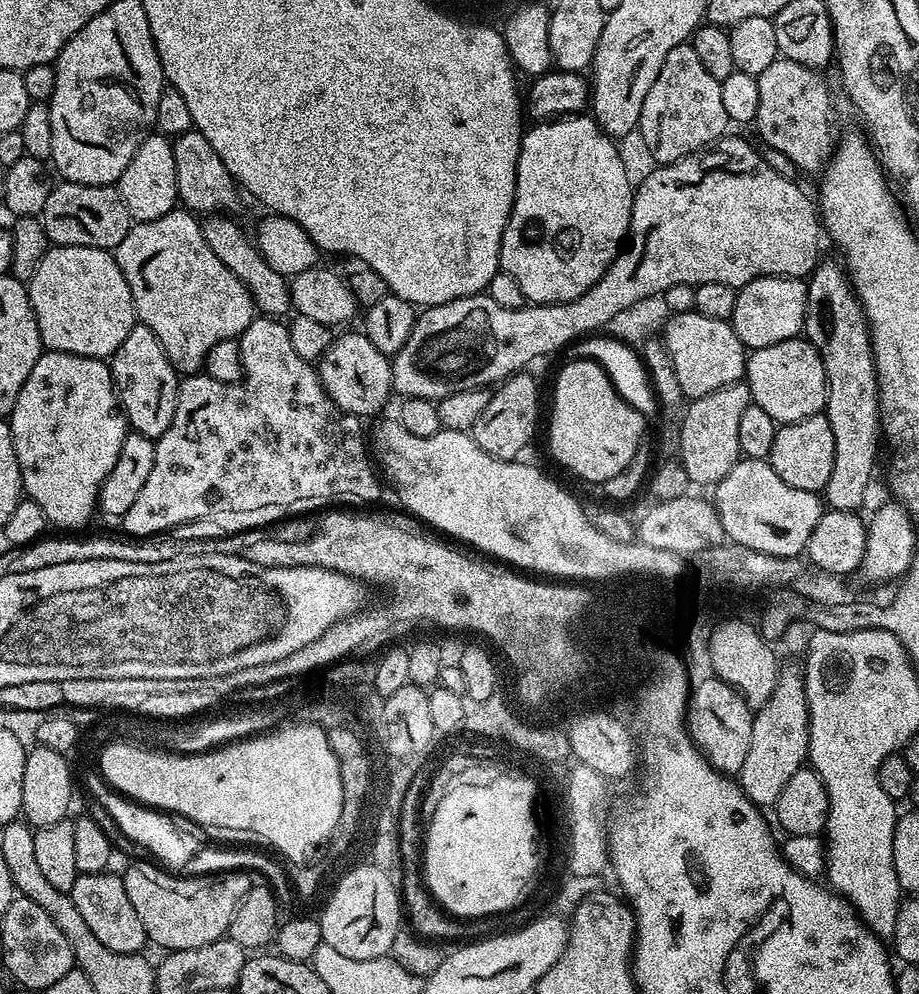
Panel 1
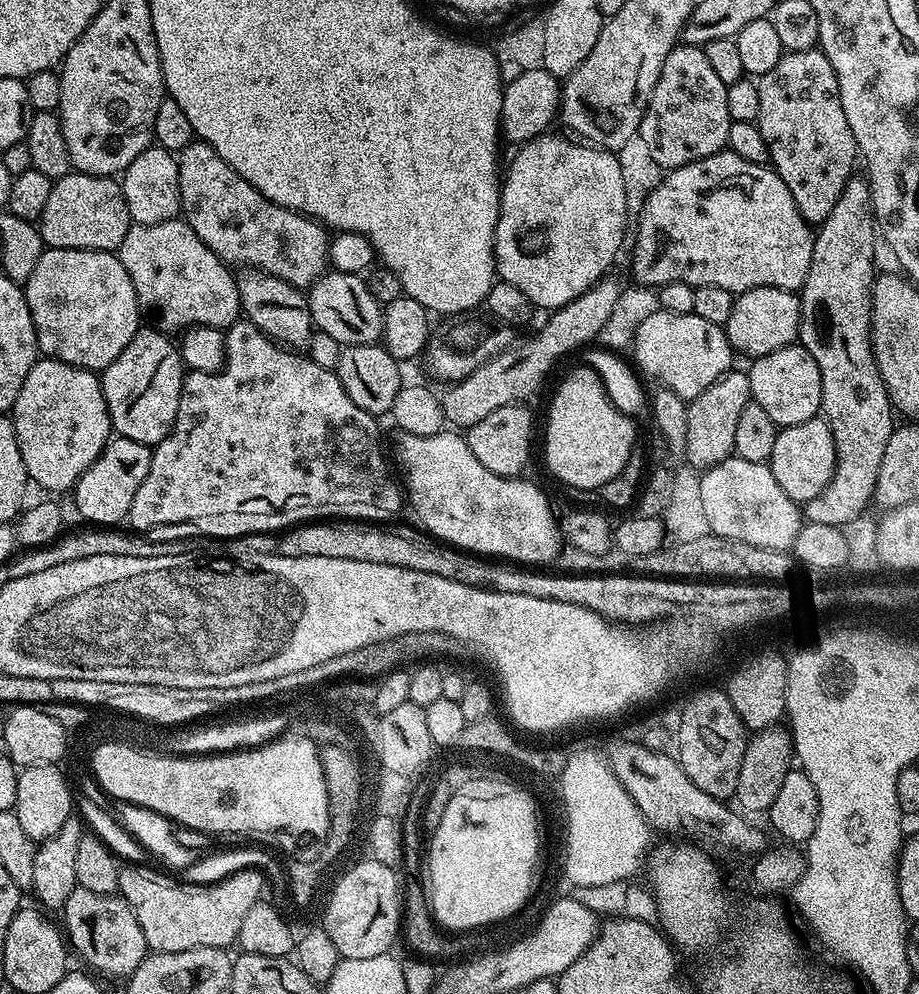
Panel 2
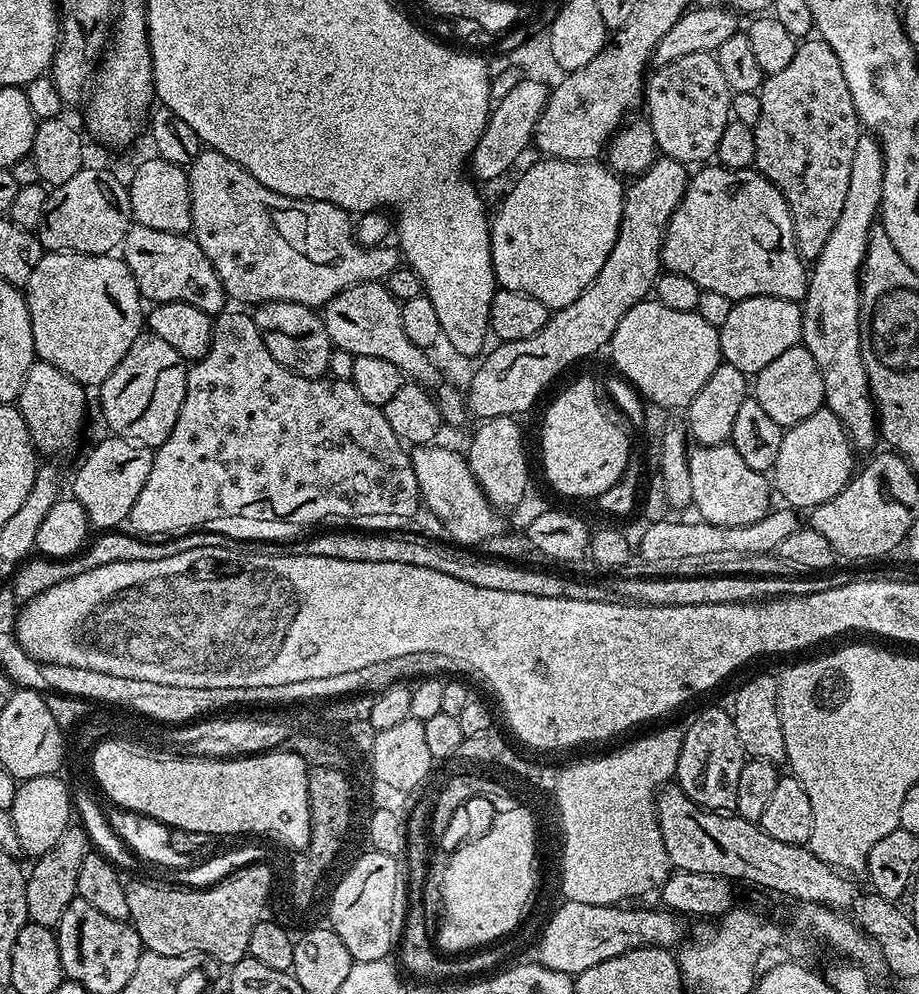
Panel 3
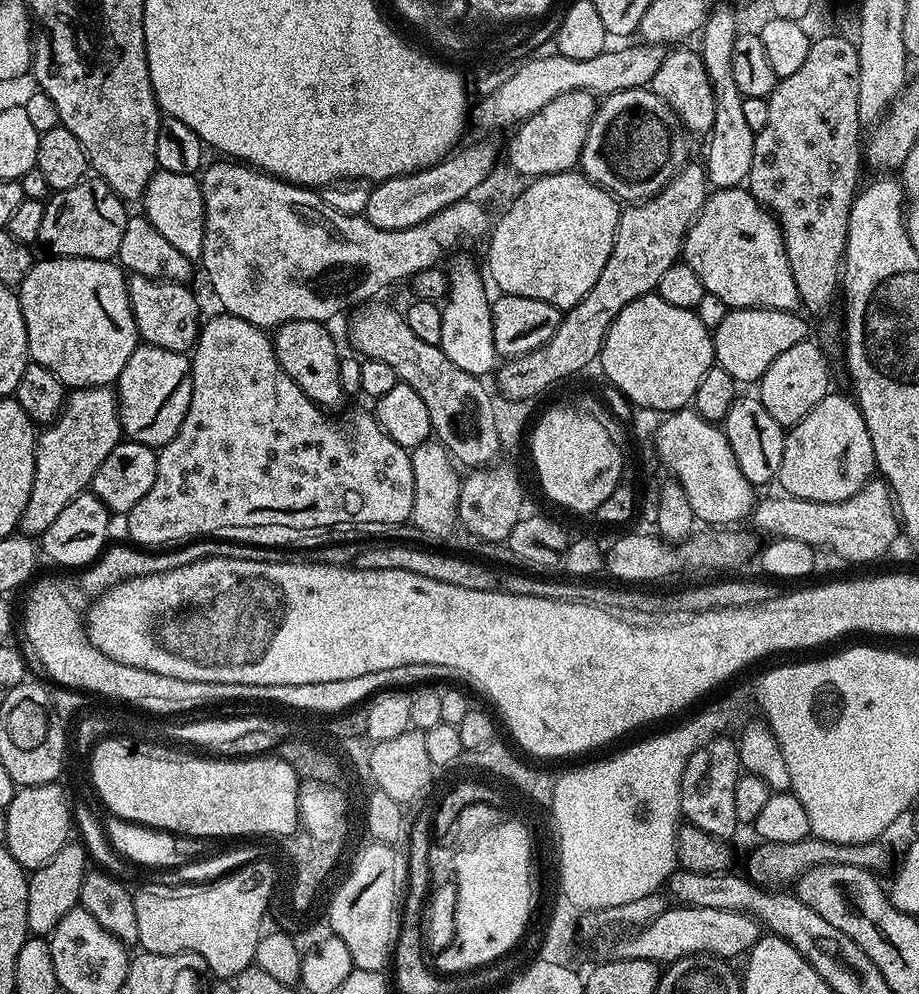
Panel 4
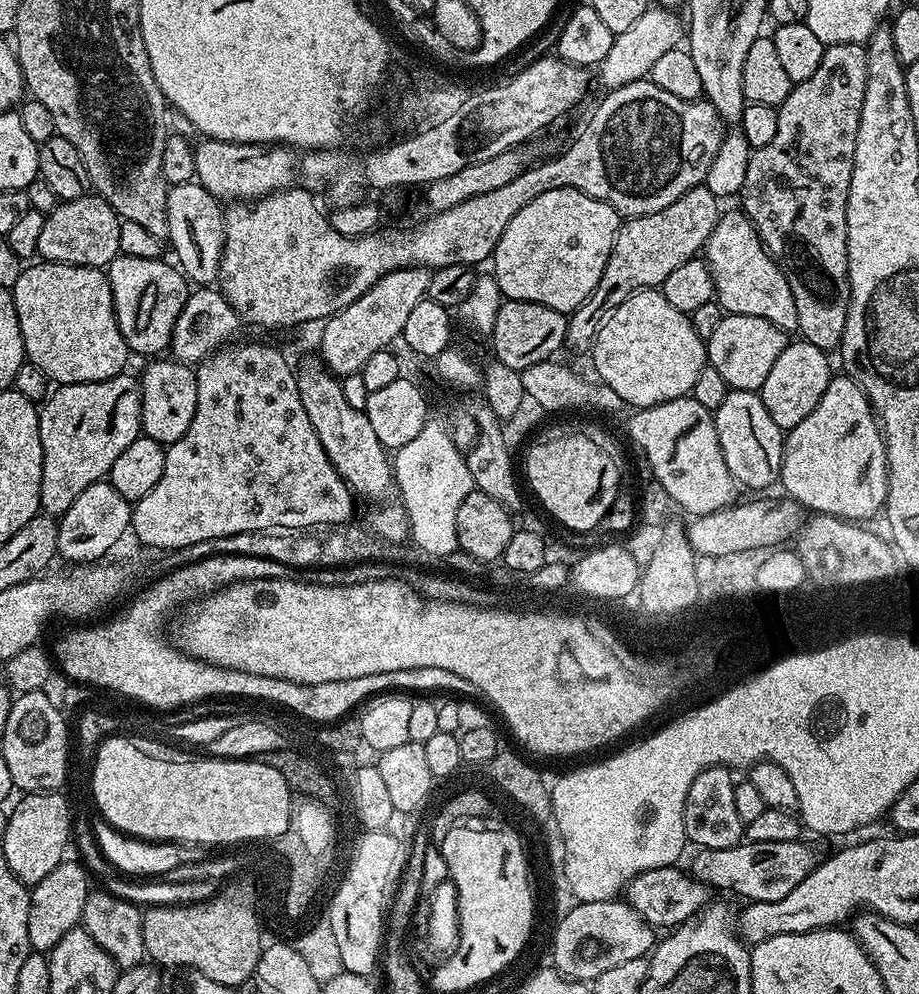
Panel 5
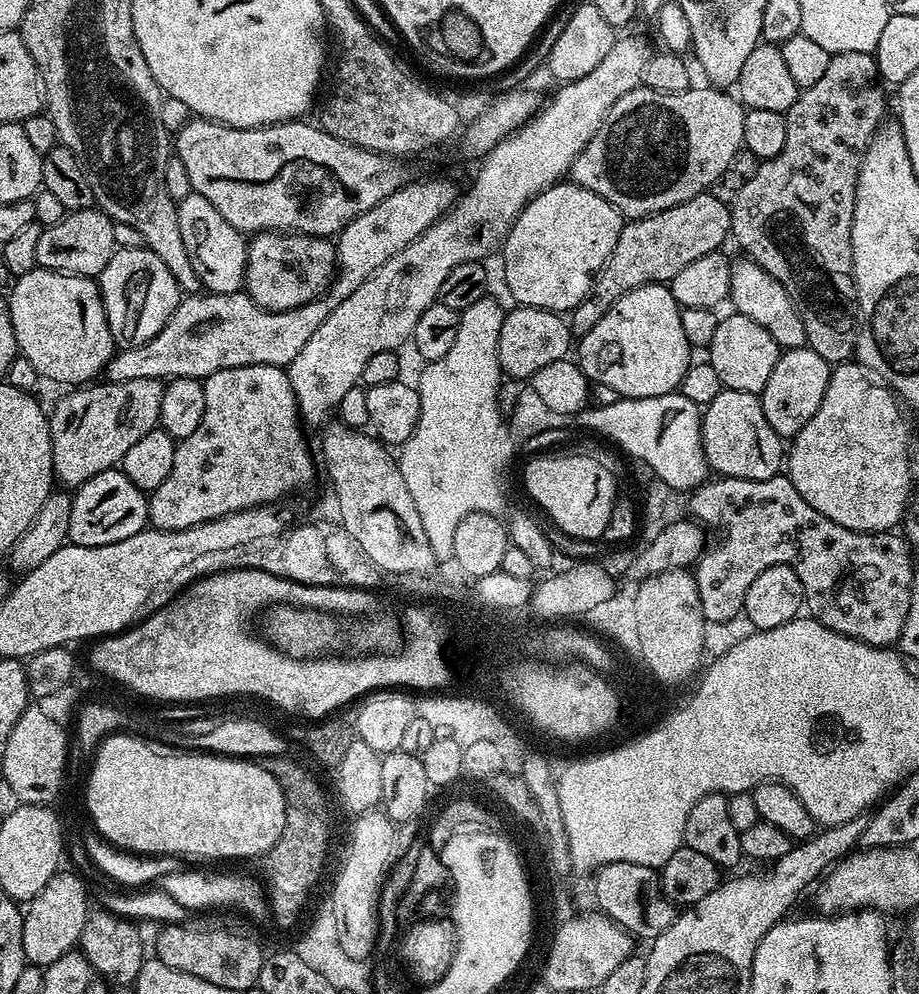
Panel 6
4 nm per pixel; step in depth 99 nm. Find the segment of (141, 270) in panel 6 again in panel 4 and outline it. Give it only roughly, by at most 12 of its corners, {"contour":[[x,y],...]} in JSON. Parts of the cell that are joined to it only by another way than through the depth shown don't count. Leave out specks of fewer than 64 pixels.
{"contour":[[133,275],[139,339],[187,353],[202,327],[189,285]]}

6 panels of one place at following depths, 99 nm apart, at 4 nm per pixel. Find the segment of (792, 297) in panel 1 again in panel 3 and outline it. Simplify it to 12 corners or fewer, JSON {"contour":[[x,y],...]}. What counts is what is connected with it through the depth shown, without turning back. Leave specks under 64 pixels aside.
{"contour":[[735,301],[718,330],[723,363],[749,378],[801,343],[803,307]]}

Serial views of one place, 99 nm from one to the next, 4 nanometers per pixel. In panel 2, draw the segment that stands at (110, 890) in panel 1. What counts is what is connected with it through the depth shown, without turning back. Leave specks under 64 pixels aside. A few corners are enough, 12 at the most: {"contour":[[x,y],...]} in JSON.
{"contour":[[78,886],[62,928],[93,973],[127,978],[150,949],[119,894]]}

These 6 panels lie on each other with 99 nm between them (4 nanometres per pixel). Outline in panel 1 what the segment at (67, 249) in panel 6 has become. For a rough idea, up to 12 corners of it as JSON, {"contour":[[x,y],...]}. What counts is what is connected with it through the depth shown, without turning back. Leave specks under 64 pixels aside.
{"contour":[[53,187],[38,219],[56,246],[115,250],[133,219],[115,187]]}

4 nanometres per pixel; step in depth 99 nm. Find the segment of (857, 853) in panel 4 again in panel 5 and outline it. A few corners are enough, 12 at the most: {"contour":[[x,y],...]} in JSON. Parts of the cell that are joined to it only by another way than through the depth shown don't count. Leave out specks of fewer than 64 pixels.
{"contour":[[801,839],[695,851],[691,875],[781,901],[816,868]]}

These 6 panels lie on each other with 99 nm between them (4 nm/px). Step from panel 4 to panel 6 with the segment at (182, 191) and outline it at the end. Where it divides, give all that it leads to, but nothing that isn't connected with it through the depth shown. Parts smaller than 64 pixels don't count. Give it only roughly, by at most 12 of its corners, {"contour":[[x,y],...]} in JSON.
{"contour":[[192,191],[176,205],[208,292],[244,288],[245,233]]}

